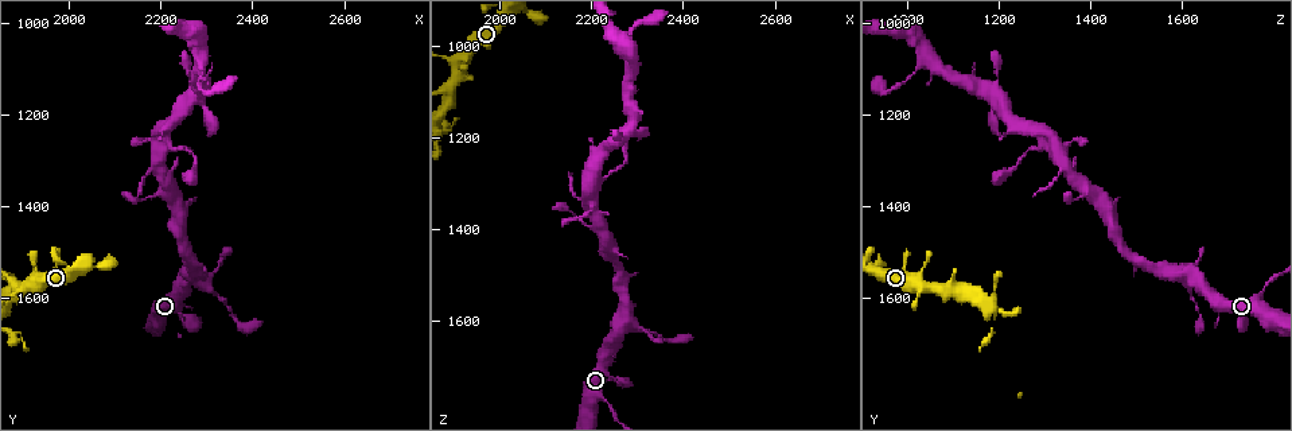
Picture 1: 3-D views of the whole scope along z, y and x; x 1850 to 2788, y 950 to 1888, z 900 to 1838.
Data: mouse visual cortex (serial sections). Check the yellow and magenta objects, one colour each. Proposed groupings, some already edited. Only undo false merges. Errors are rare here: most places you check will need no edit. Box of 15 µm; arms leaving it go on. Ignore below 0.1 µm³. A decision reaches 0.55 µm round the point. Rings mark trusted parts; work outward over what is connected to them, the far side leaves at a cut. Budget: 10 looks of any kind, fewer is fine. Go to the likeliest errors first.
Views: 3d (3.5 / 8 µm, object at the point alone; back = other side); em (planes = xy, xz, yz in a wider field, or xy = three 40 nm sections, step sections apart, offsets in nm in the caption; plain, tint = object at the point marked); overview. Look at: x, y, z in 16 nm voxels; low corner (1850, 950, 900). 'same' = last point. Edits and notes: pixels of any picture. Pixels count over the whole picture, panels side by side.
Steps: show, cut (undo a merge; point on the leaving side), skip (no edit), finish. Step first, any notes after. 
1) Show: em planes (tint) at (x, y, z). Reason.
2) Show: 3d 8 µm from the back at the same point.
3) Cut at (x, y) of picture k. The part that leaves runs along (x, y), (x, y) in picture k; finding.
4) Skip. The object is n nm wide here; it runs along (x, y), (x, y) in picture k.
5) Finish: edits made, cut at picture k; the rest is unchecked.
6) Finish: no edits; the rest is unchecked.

Show: 3d 3.5 µm at (2240, 1570, 1780). Sudden change in width.

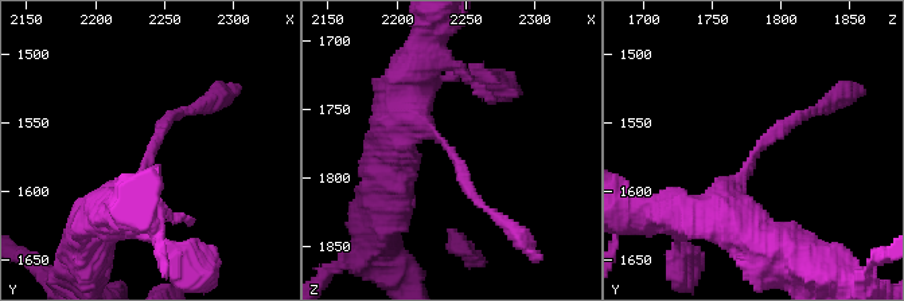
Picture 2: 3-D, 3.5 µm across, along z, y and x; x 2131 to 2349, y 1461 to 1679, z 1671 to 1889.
Show: em xy step 3 (tint) at (2238, 1574, 1778).

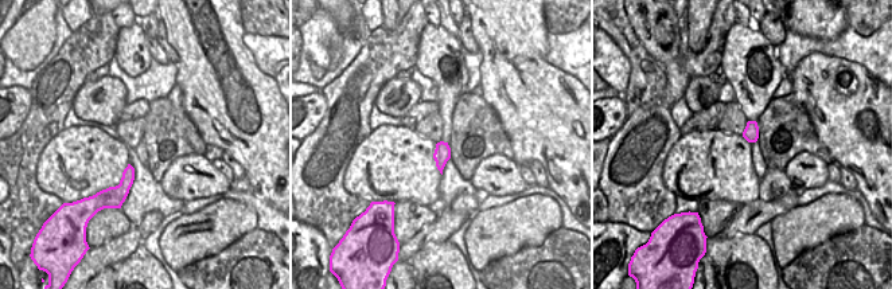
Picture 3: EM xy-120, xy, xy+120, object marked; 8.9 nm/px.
Skip. It runs along (682, 215), (813, 112) in picture 2; continuous, no second cell.

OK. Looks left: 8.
Show: 3d 3.5 µm at (2285, 1560, 1610). Thick turns thin.

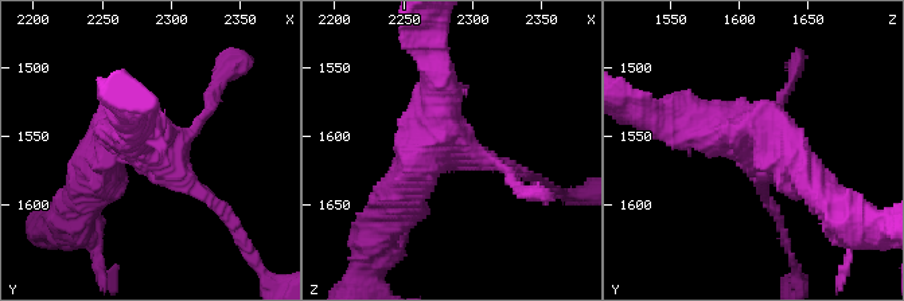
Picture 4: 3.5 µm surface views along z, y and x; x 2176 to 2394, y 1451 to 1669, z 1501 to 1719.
Show: em xy step 3 (tint) at (2284, 1560, 1610). Need the tissue.

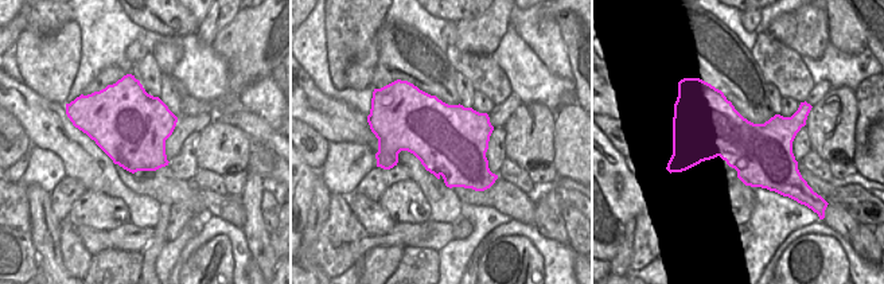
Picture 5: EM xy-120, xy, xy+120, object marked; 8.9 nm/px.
Skip. The object is 650 nm wide here; it runs along (803, 171), (775, 131), (662, 113) in picture 4; all the same cell.

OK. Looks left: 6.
Show: 3d 3.5 µm at (2210, 1275, 1315). Thin arm on a thick one.

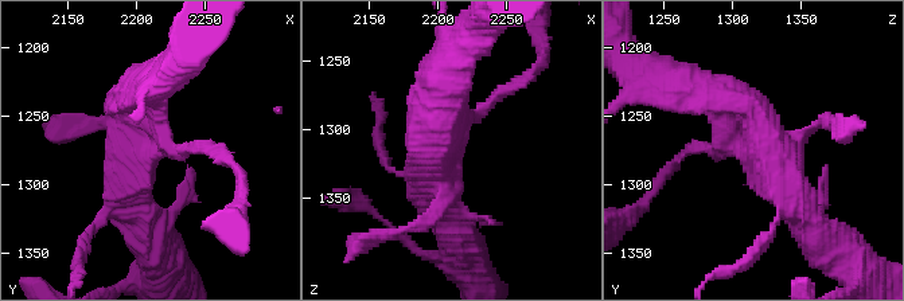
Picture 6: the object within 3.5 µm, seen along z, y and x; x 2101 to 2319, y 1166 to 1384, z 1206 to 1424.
Show: em xy step 5 (tint) at (2206, 1268, 1312).

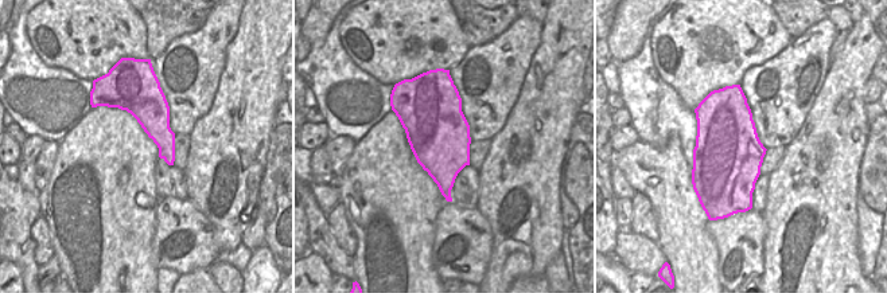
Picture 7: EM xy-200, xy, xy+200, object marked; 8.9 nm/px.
Skip. It runs along (806, 217), (755, 117), (700, 89) in picture 6; all the same cell.

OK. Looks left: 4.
Show: 3d 8 µm at (2280, 1155, 1195). Calibre changes.

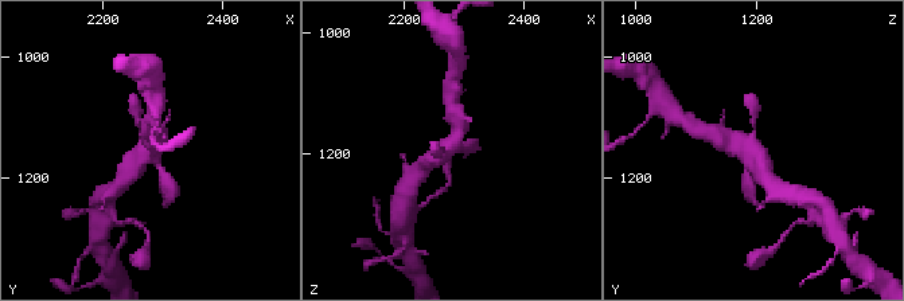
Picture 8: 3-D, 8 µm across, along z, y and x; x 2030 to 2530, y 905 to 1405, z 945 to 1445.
Show: em xy step 2 (tint) at (2270, 1160, 1195). Need the tissue.

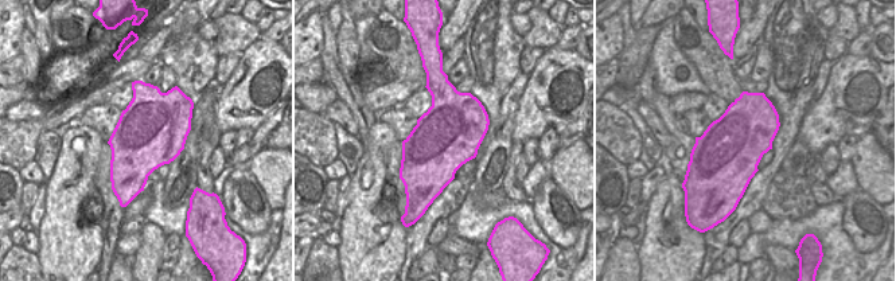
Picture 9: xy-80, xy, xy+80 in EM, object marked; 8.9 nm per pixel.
Skip. It runs along (767, 179), (749, 148), (720, 136) in picture 8; continuous, no second cell.

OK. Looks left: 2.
Finish: no edits; the rest is unchecked.

